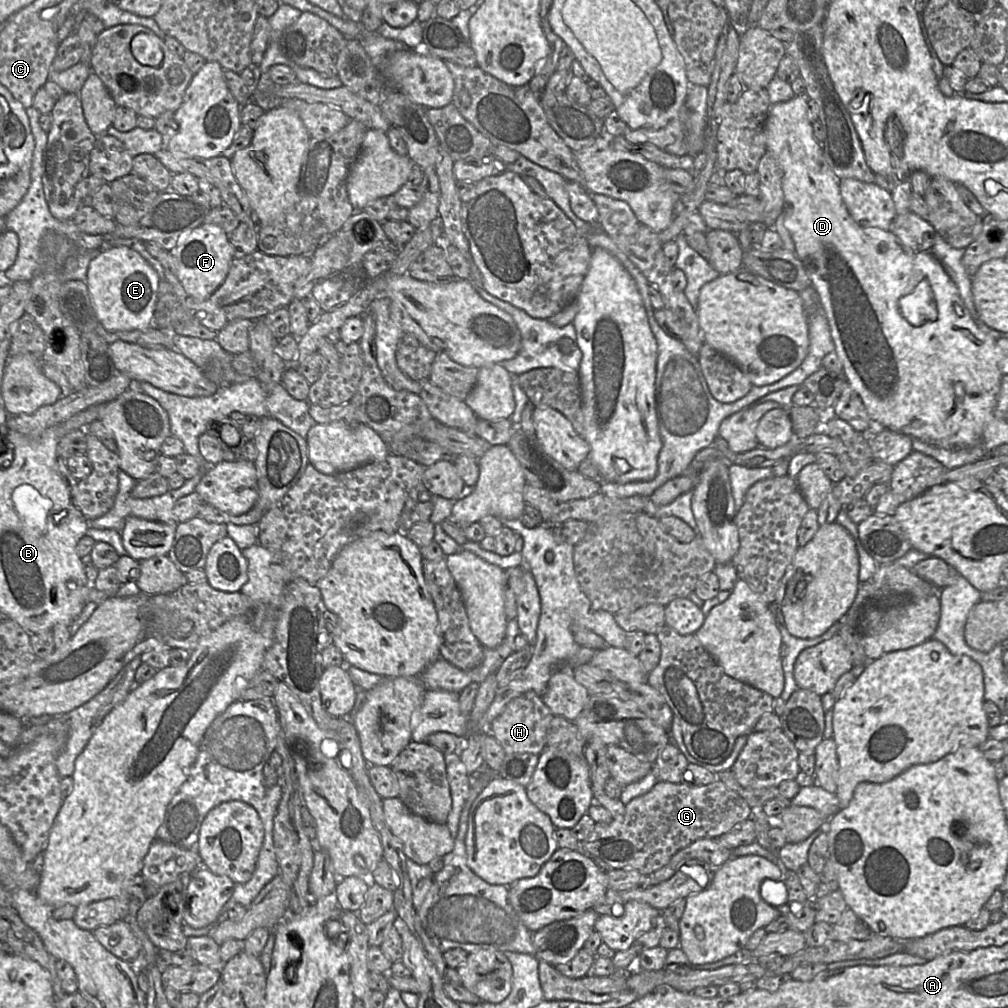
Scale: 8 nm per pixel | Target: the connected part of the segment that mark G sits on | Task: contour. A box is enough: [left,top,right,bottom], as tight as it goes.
[576,779,752,875]

